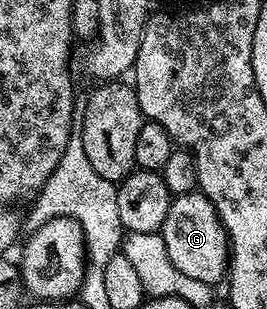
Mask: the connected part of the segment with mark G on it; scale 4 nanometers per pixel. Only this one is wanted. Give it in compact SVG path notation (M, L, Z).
M193 192L175 195L159 233L166 246L166 256L170 256L170 264L174 264L178 272L194 280L202 280L202 284L213 288L225 281L230 261L228 234L216 215L212 201L205 194Z

